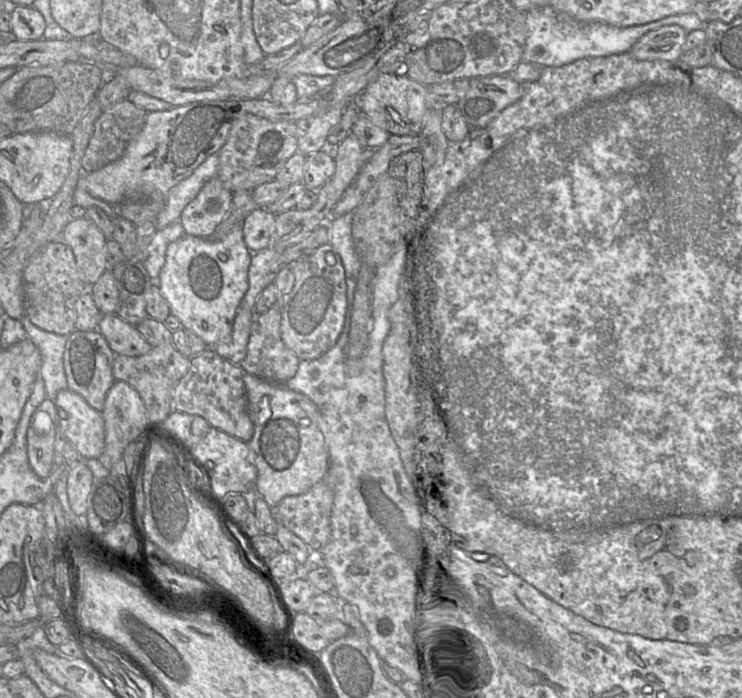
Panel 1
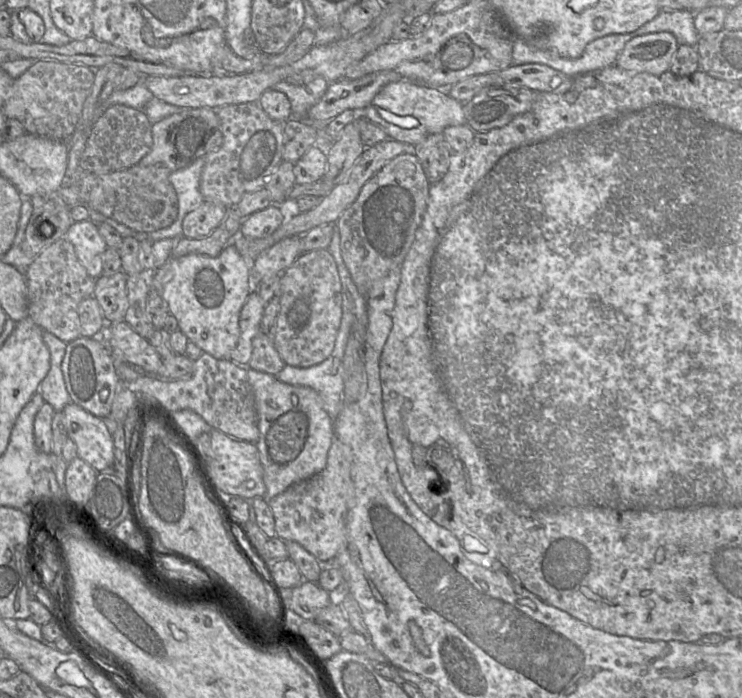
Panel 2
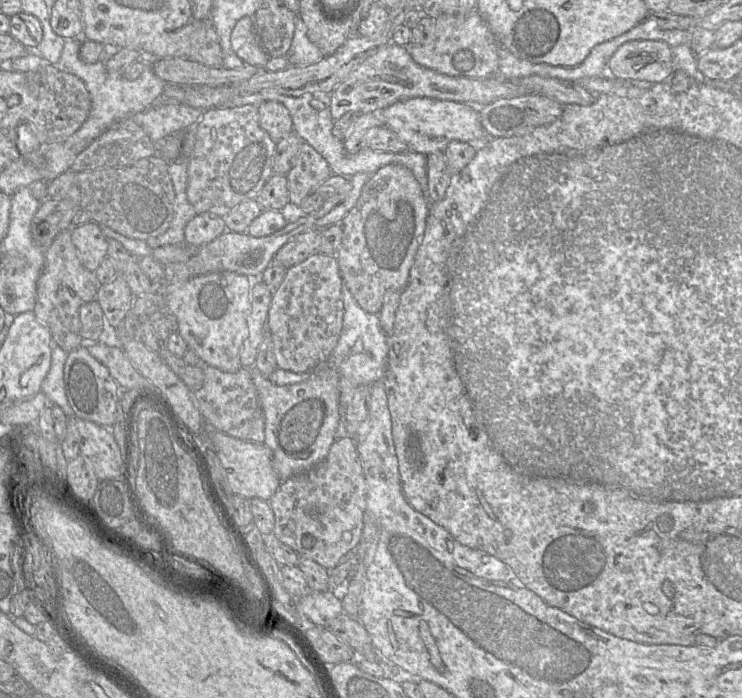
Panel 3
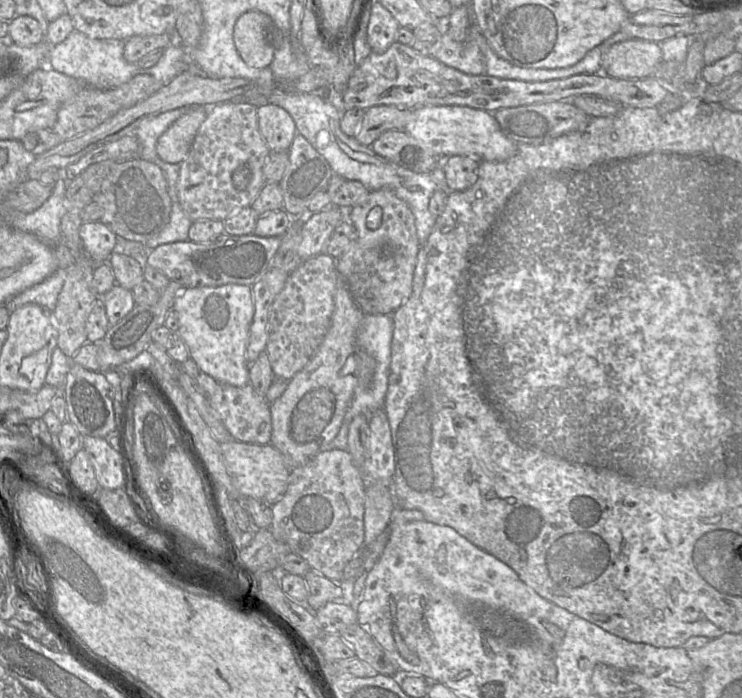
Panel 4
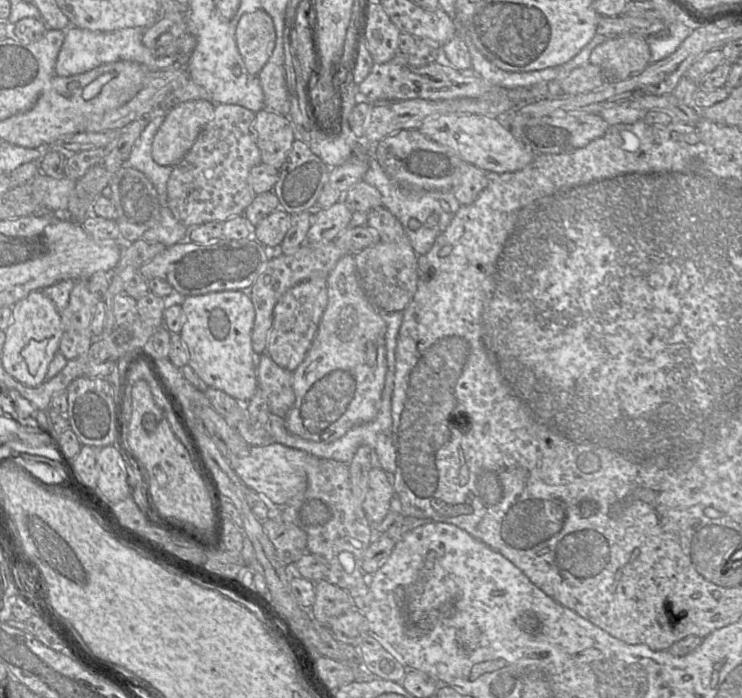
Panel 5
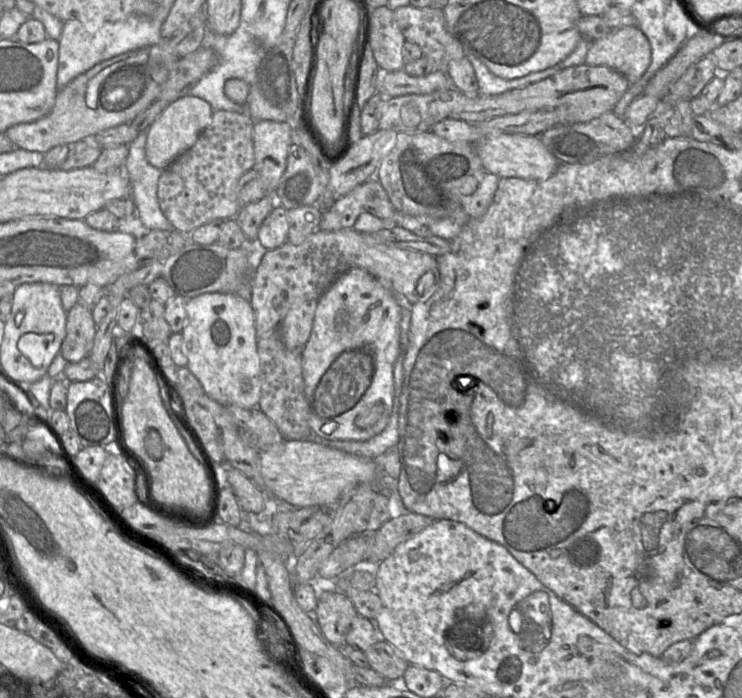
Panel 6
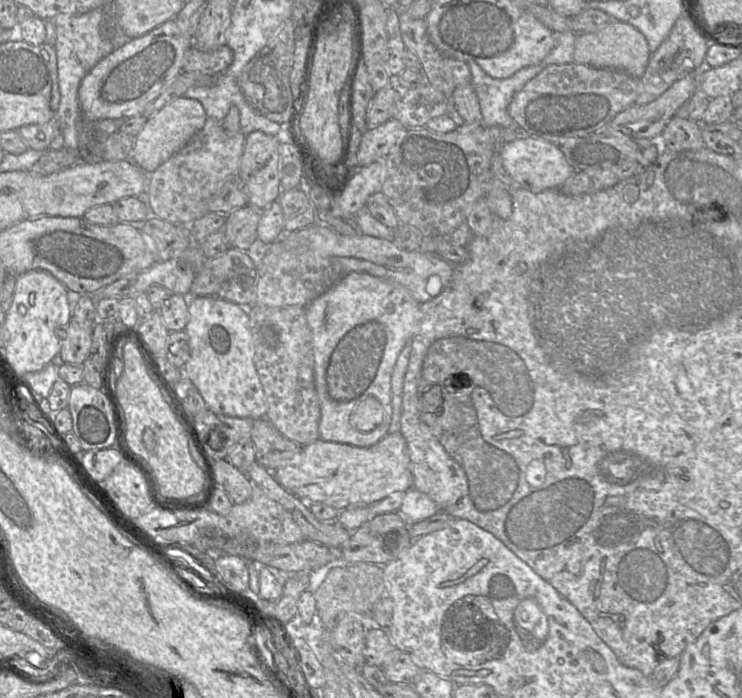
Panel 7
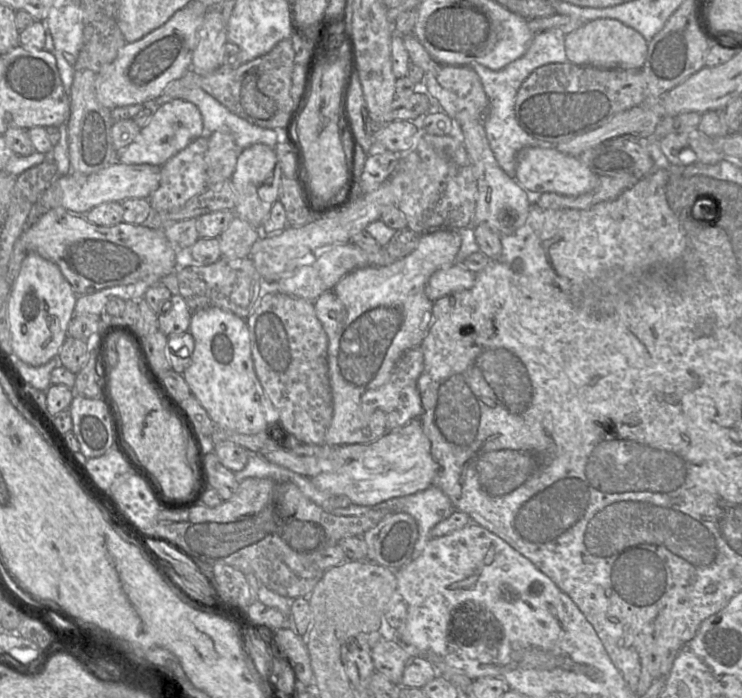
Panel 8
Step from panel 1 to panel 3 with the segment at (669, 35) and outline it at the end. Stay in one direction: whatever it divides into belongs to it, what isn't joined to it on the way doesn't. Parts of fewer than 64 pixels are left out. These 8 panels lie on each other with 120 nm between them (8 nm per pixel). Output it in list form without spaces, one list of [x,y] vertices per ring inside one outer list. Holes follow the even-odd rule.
[[[632,40],[621,45],[608,61],[606,71],[616,79],[648,81],[656,84],[668,81],[674,72],[672,48],[662,40]]]

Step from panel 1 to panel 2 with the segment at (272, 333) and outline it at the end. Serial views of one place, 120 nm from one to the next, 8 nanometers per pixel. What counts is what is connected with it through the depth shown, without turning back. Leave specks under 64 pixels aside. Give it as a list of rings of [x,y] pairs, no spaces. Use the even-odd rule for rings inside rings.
[[[263,331],[253,338],[252,355],[246,368],[276,376],[285,366],[284,361],[274,346],[273,339]]]

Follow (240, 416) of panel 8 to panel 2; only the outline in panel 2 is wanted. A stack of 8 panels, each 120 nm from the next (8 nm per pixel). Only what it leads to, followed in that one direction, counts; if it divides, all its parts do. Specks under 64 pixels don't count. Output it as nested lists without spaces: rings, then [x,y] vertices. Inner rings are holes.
[[[227,244],[216,257],[189,254],[173,259],[166,274],[162,298],[168,304],[170,314],[176,318],[179,330],[189,341],[216,359],[229,359],[240,336],[241,309],[252,291],[258,292],[258,280],[253,276],[250,262],[240,255],[233,244]]]

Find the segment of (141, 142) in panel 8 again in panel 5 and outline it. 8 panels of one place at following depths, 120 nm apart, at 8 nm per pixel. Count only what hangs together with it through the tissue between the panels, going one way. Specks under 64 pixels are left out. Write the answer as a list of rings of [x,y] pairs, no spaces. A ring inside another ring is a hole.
[[[209,100],[180,103],[165,114],[165,120],[154,136],[152,158],[161,166],[174,167],[192,148],[199,133],[214,116],[215,104]]]

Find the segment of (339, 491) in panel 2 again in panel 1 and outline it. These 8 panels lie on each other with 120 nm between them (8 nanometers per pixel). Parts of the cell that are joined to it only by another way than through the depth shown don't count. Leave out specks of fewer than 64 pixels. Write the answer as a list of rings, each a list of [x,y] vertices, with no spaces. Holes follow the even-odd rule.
[[[321,480],[303,494],[284,497],[273,511],[277,521],[301,538],[311,550],[321,550],[331,533],[330,516],[333,500],[332,487],[326,480]]]

